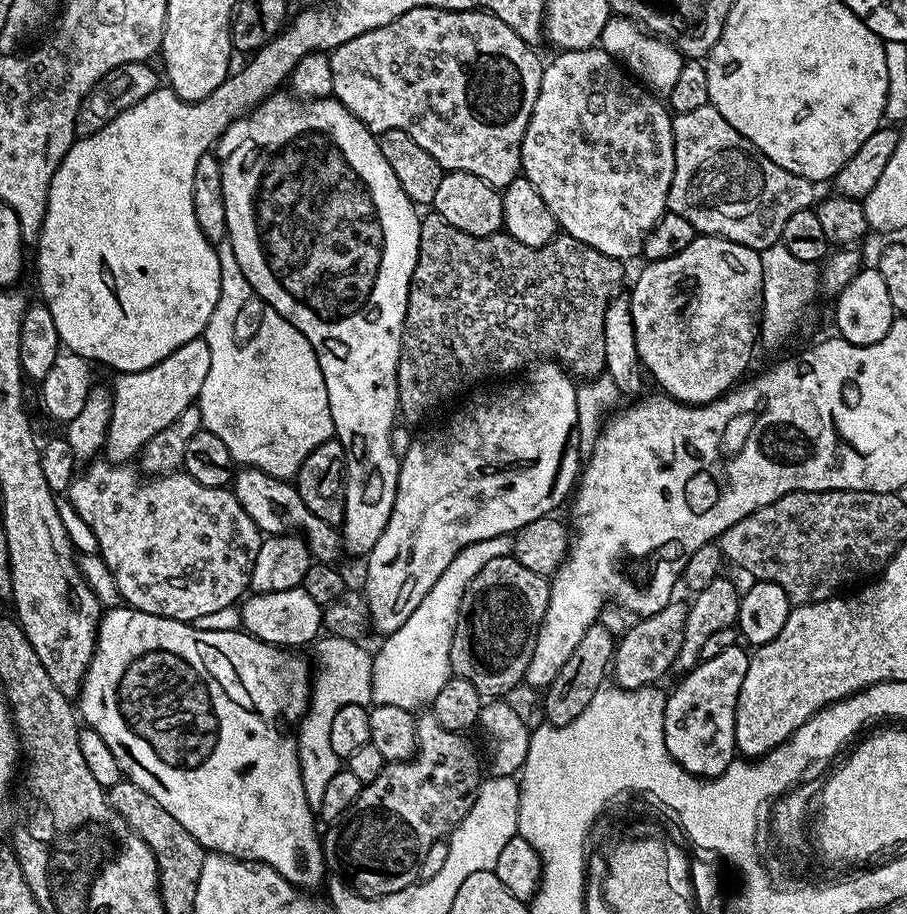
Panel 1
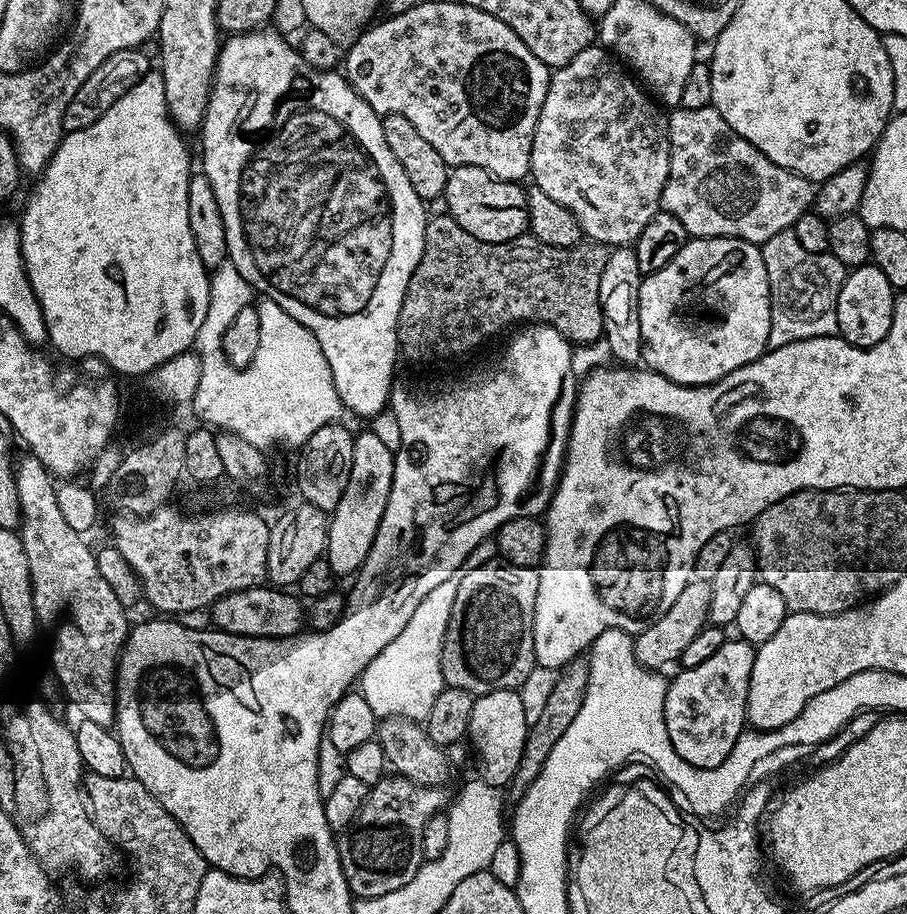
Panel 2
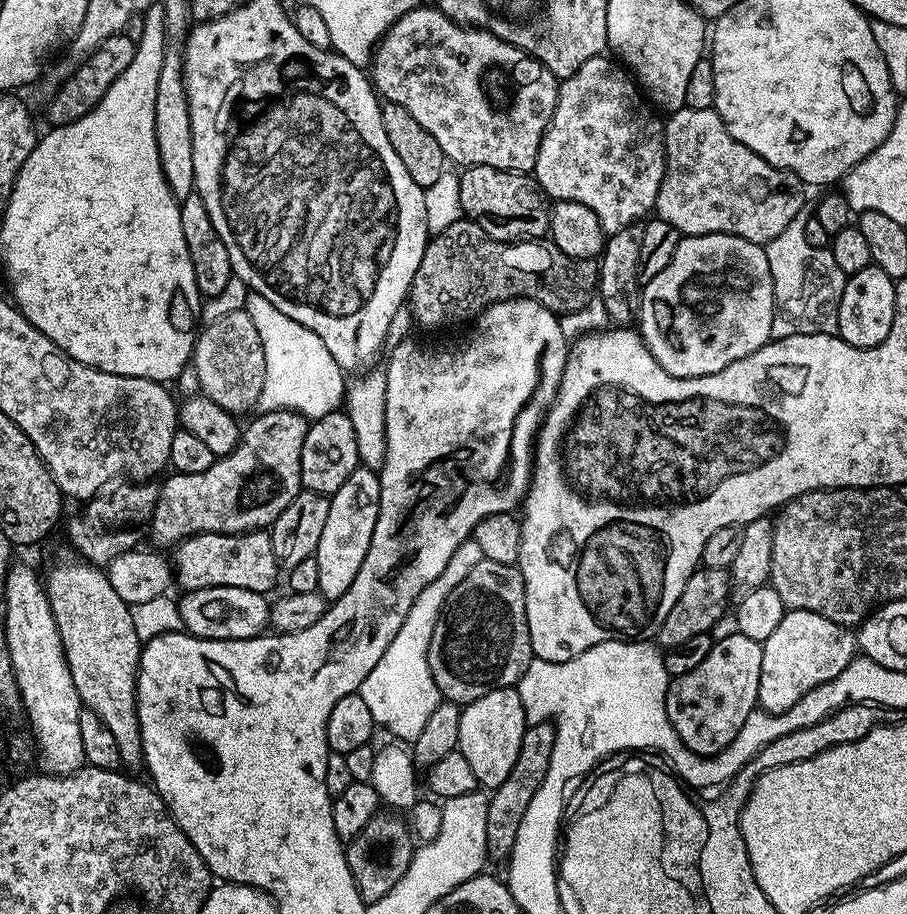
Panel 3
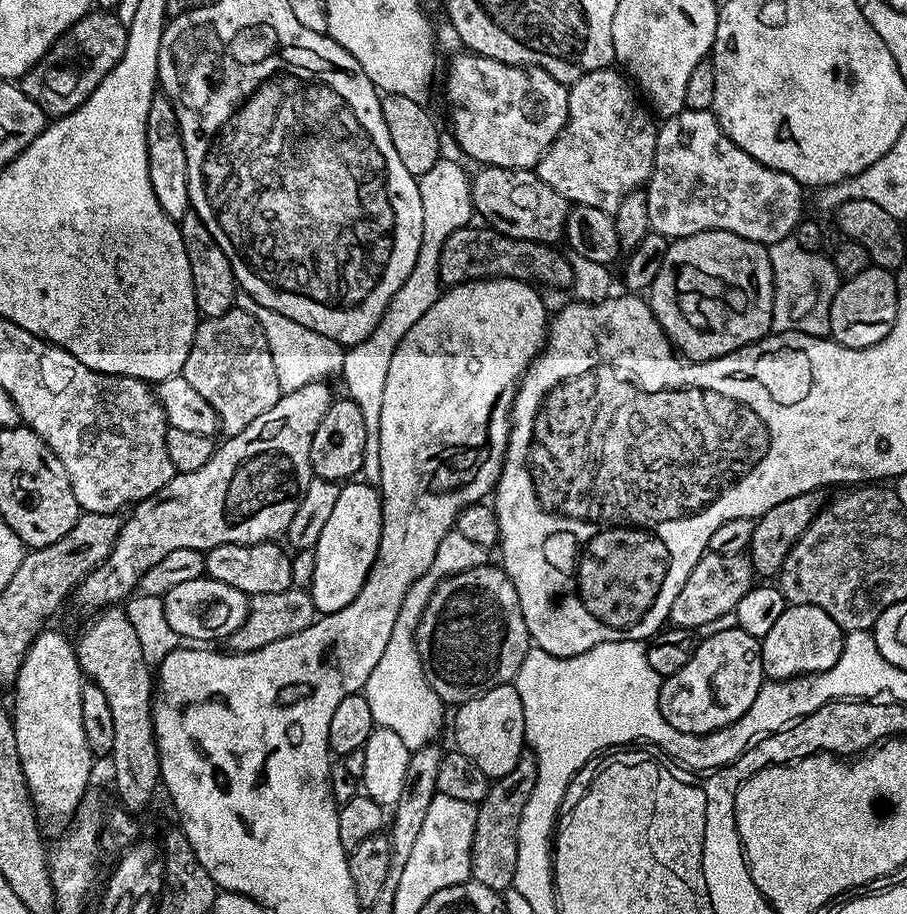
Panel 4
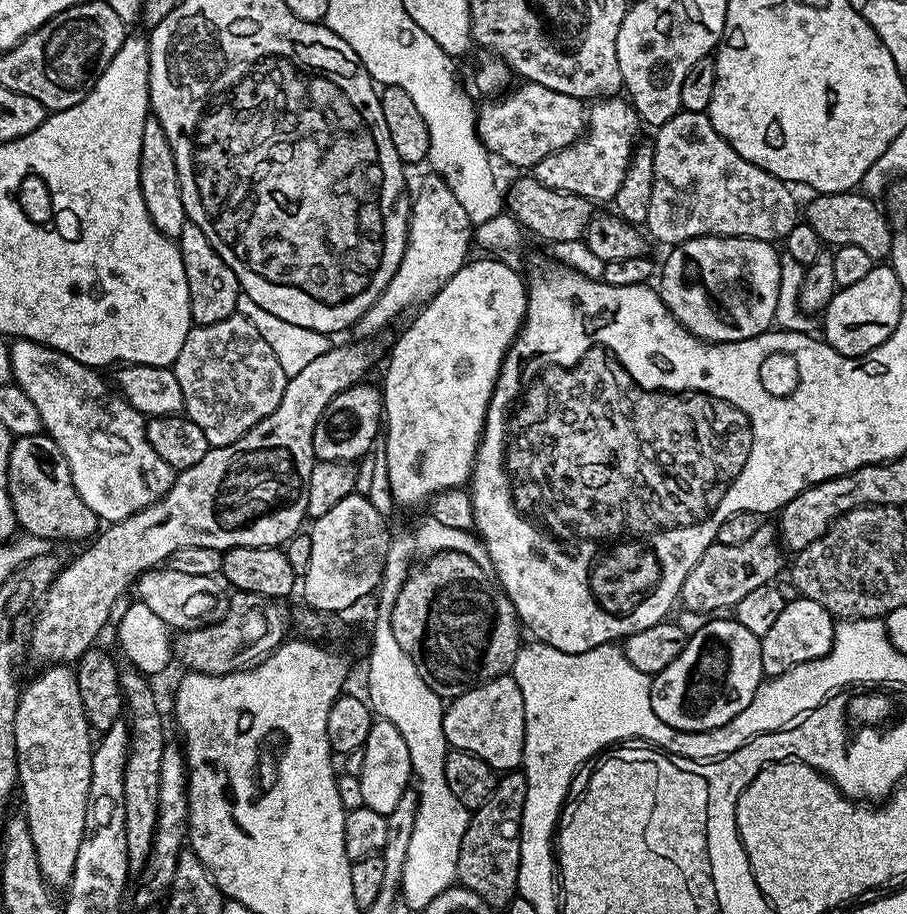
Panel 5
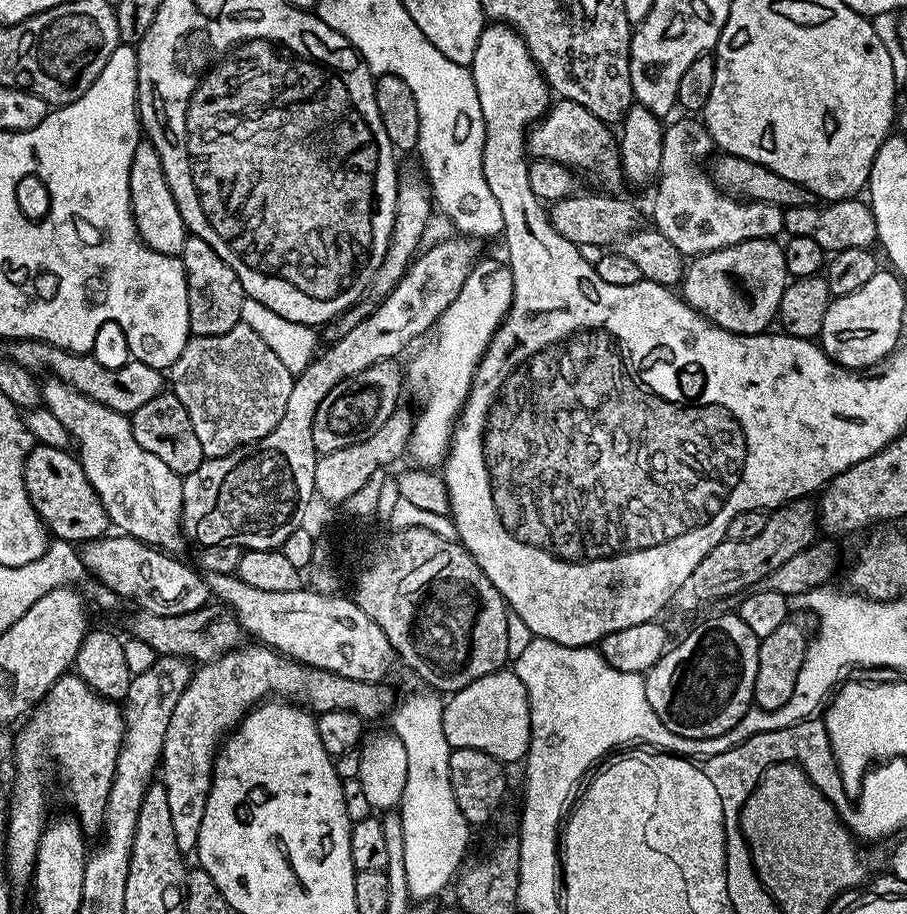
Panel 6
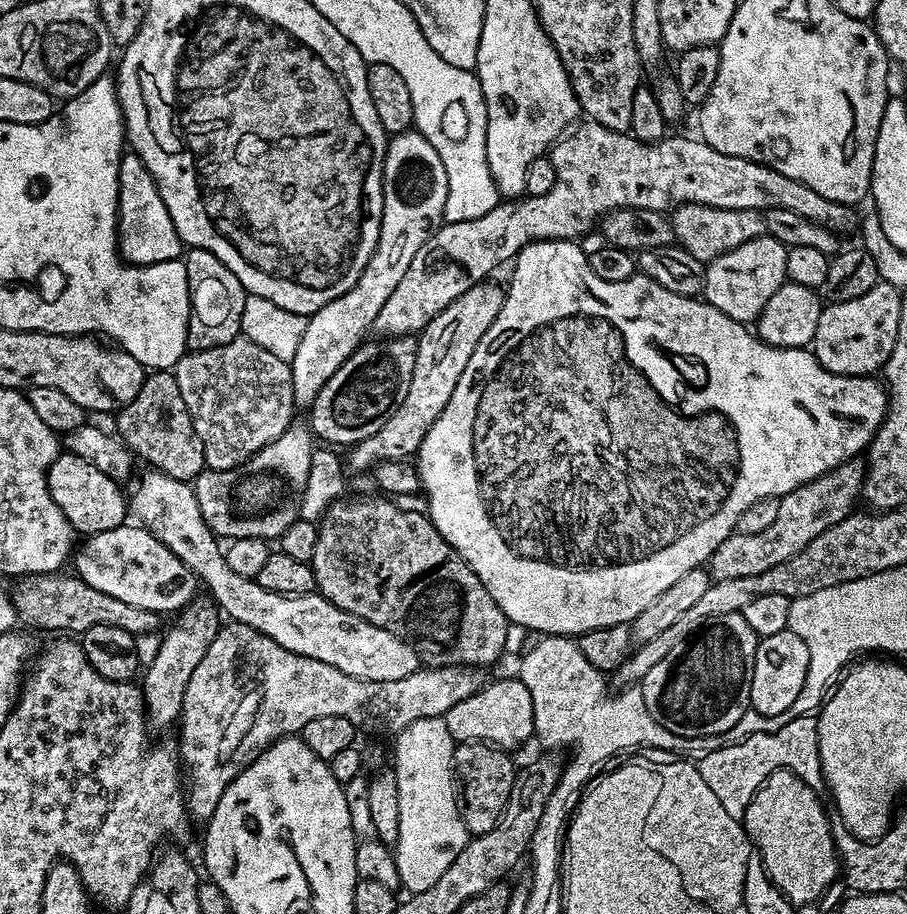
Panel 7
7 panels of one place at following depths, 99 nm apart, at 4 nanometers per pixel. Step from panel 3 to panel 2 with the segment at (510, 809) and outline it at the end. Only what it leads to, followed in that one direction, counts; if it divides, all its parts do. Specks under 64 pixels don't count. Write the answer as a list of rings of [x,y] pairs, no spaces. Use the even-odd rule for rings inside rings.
[[[577,658],[571,660],[563,668],[559,669],[558,675],[552,681],[550,698],[546,698],[546,702],[542,706],[542,714],[538,714],[538,718],[529,723],[526,746],[522,750],[522,762],[518,762],[518,770],[514,770],[514,778],[510,785],[513,801],[518,802],[524,797],[525,790],[532,785],[534,778],[538,778],[546,758],[550,758],[550,750],[554,750],[558,738],[562,738],[562,734],[566,734],[566,730],[570,726],[570,722],[574,722],[578,710],[582,710],[582,698],[586,694],[587,685],[587,659]]]

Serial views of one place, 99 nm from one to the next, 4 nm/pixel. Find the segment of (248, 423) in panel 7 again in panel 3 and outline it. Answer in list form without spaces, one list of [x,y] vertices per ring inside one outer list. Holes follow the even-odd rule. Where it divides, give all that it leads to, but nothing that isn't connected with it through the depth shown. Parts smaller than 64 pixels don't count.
[[[247,311],[230,313],[224,318],[218,318],[213,324],[204,324],[199,329],[196,345],[192,348],[190,365],[197,372],[203,395],[210,397],[227,412],[241,414],[240,412],[248,412],[259,405],[262,384],[266,382],[266,354],[262,346],[262,338],[258,334],[258,326],[254,326]]]

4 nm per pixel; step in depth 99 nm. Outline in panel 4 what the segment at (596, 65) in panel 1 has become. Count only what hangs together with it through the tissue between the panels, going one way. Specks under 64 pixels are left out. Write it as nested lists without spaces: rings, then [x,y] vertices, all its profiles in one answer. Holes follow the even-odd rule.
[[[615,67],[594,70],[575,80],[568,89],[566,126],[536,165],[536,175],[542,178],[542,182],[546,182],[546,186],[558,190],[558,194],[565,196],[573,205],[585,204],[614,214],[622,198],[643,189],[652,176],[658,124],[642,100],[640,105],[639,99],[641,100],[641,97],[637,89]]]

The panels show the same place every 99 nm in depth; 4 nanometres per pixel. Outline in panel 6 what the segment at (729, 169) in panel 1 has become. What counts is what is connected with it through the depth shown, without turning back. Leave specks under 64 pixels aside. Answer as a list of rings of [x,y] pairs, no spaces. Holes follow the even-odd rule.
[[[684,119],[688,120],[676,120],[673,124],[669,123],[664,129],[664,137],[662,138],[662,166],[660,167],[660,175],[654,184],[656,197],[652,200],[653,221],[651,223],[654,225],[654,228],[660,231],[671,245],[676,246],[677,250],[685,258],[701,256],[714,250],[722,250],[726,246],[734,246],[738,242],[771,240],[779,237],[784,232],[784,209],[778,204],[758,202],[757,200],[741,200],[723,192],[712,181],[711,175],[705,169],[703,172],[692,161],[704,159],[707,161],[714,152],[712,136],[707,128],[704,127],[703,119]]]

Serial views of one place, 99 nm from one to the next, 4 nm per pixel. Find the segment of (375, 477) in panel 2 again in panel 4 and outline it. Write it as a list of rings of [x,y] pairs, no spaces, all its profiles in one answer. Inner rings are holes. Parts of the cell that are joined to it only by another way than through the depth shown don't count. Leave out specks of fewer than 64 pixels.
[[[365,482],[341,487],[338,502],[315,546],[314,578],[310,589],[317,613],[342,612],[360,595],[368,571],[376,565],[380,536],[384,532],[384,502],[381,493]]]

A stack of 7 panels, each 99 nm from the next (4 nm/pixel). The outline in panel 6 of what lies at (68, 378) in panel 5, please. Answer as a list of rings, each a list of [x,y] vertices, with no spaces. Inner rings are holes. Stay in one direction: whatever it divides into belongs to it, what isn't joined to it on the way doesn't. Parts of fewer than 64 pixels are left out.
[[[55,378],[43,381],[42,404],[72,433],[75,447],[80,447],[78,459],[106,510],[111,527],[169,554],[179,553],[179,548],[186,544],[180,522],[184,481],[162,458],[154,458],[150,450],[138,446],[131,419]]]

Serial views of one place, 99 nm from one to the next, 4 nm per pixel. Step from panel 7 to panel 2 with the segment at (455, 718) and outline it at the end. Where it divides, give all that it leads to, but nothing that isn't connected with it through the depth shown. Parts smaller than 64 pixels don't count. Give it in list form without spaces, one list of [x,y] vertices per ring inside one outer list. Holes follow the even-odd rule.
[[[514,688],[494,690],[490,694],[482,694],[474,699],[474,710],[470,710],[470,726],[467,743],[472,743],[472,752],[476,755],[476,764],[480,767],[479,779],[483,783],[501,790],[507,789],[514,778],[514,770],[518,770],[518,762],[522,762],[522,750],[526,746],[526,734],[530,721],[526,718],[526,710],[522,707],[522,698]]]

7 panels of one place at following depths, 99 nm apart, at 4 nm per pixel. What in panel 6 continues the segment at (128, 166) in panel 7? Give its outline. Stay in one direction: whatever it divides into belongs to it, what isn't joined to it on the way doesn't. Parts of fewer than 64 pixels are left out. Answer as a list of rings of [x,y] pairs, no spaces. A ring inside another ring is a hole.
[[[147,138],[140,139],[134,150],[134,162],[130,162],[130,198],[132,217],[142,242],[158,254],[183,257],[190,233],[178,210],[178,202],[174,202],[170,182],[166,182],[162,158],[158,158],[158,150]]]

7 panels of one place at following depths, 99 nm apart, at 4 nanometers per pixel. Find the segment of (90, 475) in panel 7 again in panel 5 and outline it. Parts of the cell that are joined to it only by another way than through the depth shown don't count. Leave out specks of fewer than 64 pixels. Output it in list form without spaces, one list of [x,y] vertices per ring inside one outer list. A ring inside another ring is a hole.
[[[46,434],[13,439],[8,463],[8,493],[17,525],[29,536],[55,542],[87,541],[97,535],[98,517],[90,506],[86,506],[86,502],[82,502],[62,450],[58,450],[58,446]]]

